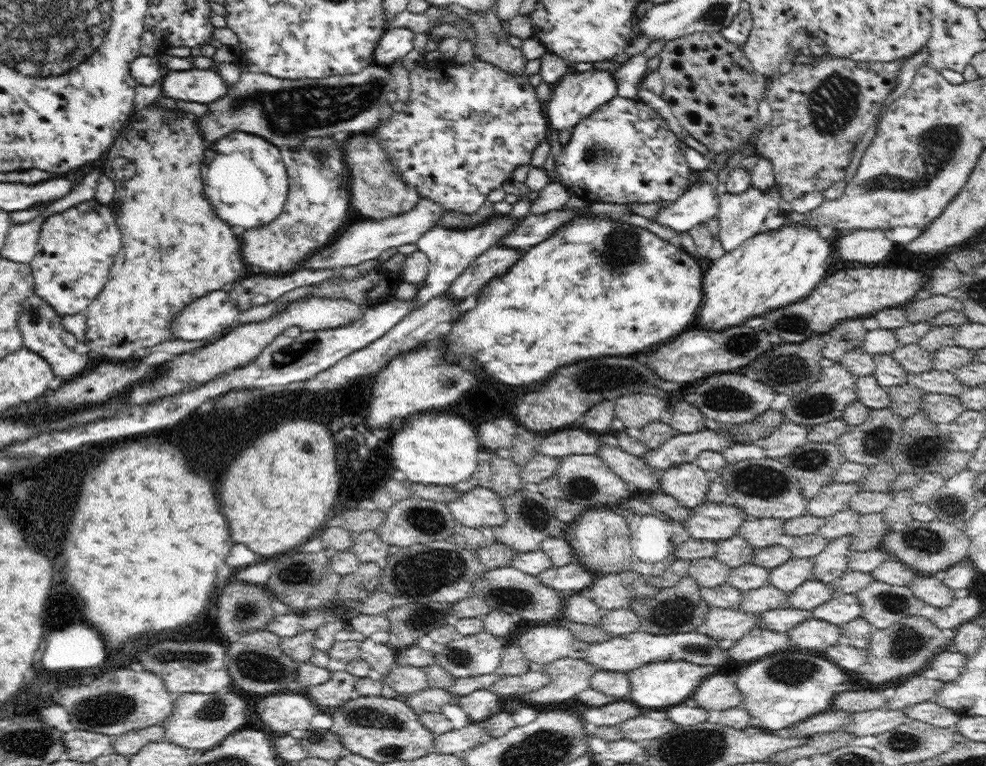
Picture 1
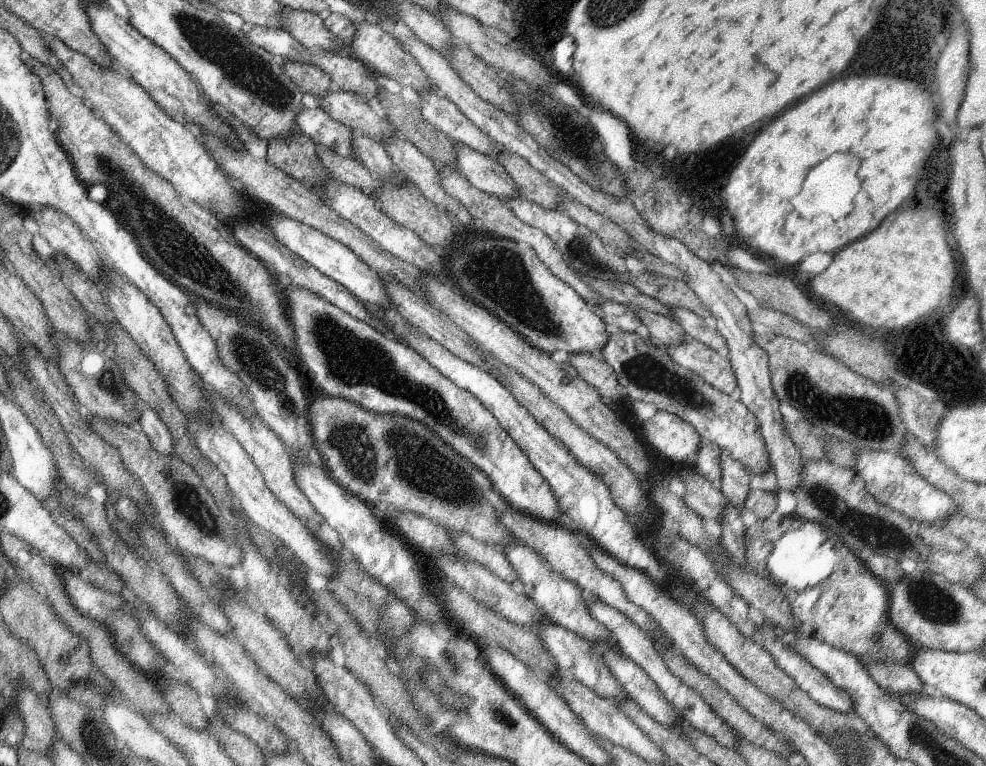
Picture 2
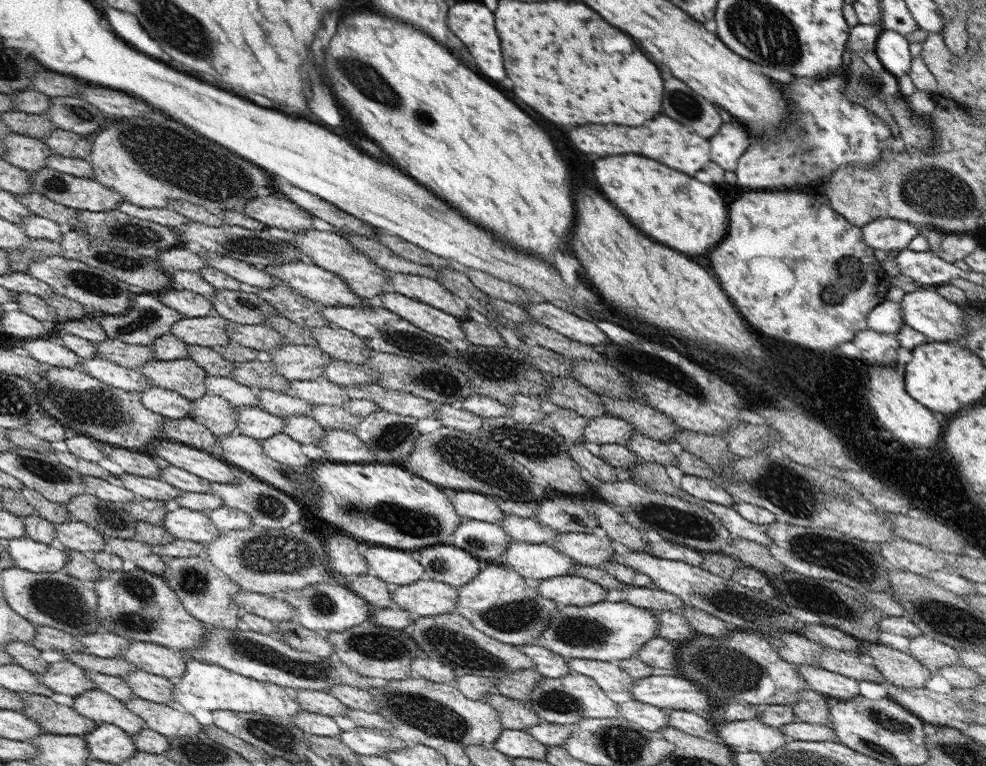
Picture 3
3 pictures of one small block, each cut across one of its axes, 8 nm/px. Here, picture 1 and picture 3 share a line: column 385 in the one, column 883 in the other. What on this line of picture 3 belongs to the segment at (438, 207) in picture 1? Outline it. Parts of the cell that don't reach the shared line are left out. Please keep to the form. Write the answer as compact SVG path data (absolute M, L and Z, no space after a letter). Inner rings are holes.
M881 218L860 227L862 239L871 250L901 250L918 235L918 227L895 218Z

